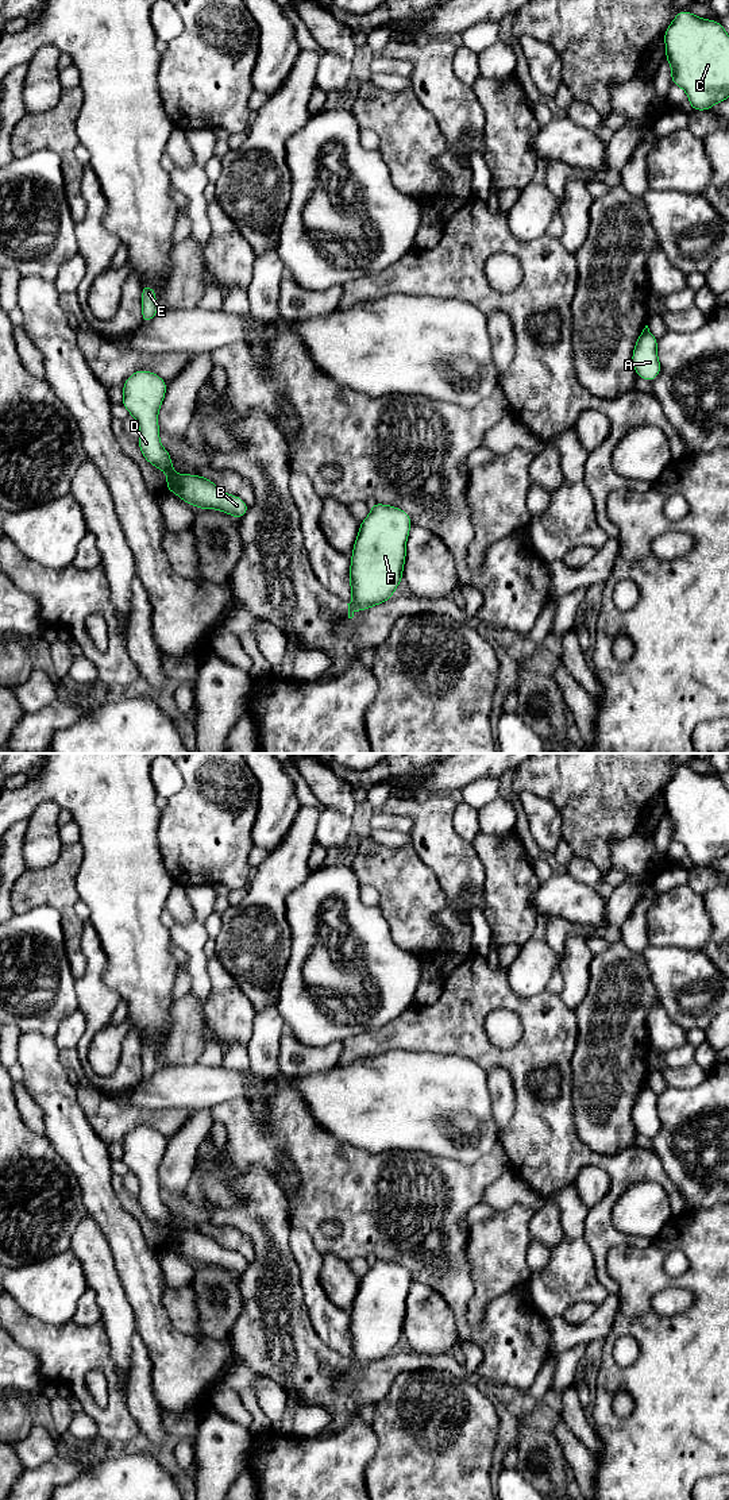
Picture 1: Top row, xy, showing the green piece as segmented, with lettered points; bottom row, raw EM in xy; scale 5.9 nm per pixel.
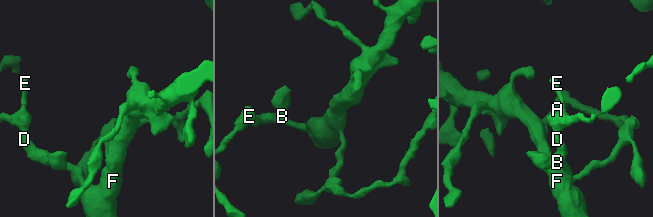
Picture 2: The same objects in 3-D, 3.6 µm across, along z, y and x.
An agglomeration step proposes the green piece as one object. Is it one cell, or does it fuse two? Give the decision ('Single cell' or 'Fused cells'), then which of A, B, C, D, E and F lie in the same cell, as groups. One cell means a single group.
Single cell. Groups: A B C D E F

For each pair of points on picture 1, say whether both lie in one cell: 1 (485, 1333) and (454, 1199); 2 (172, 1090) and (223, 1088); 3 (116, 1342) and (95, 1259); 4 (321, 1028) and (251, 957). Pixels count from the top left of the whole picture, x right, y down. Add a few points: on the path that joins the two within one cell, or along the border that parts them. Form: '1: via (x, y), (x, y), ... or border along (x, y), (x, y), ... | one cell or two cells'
1: via (461, 1307), (456, 1287), (451, 1277), (451, 1236) | one cell
2: via (184, 1088), (211, 1088) | one cell
3: via (116, 1322), (115, 1306), (103, 1279) | one cell
4: border along (290, 955), (280, 983), (276, 1003) | two cells

